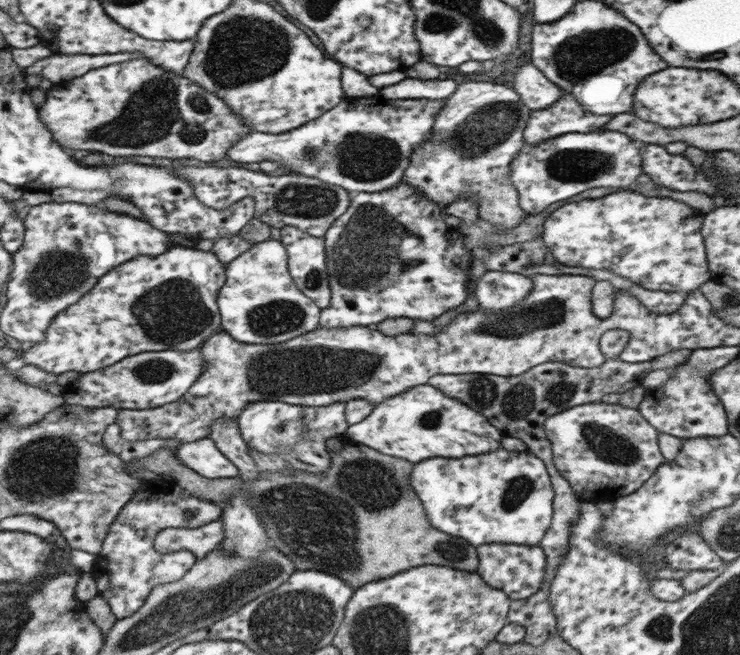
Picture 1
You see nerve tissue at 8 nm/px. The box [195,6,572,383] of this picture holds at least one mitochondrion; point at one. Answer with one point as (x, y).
(242, 50)

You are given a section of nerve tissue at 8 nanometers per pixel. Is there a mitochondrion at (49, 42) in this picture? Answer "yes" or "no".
no

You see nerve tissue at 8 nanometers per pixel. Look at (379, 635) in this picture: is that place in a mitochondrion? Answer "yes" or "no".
yes

